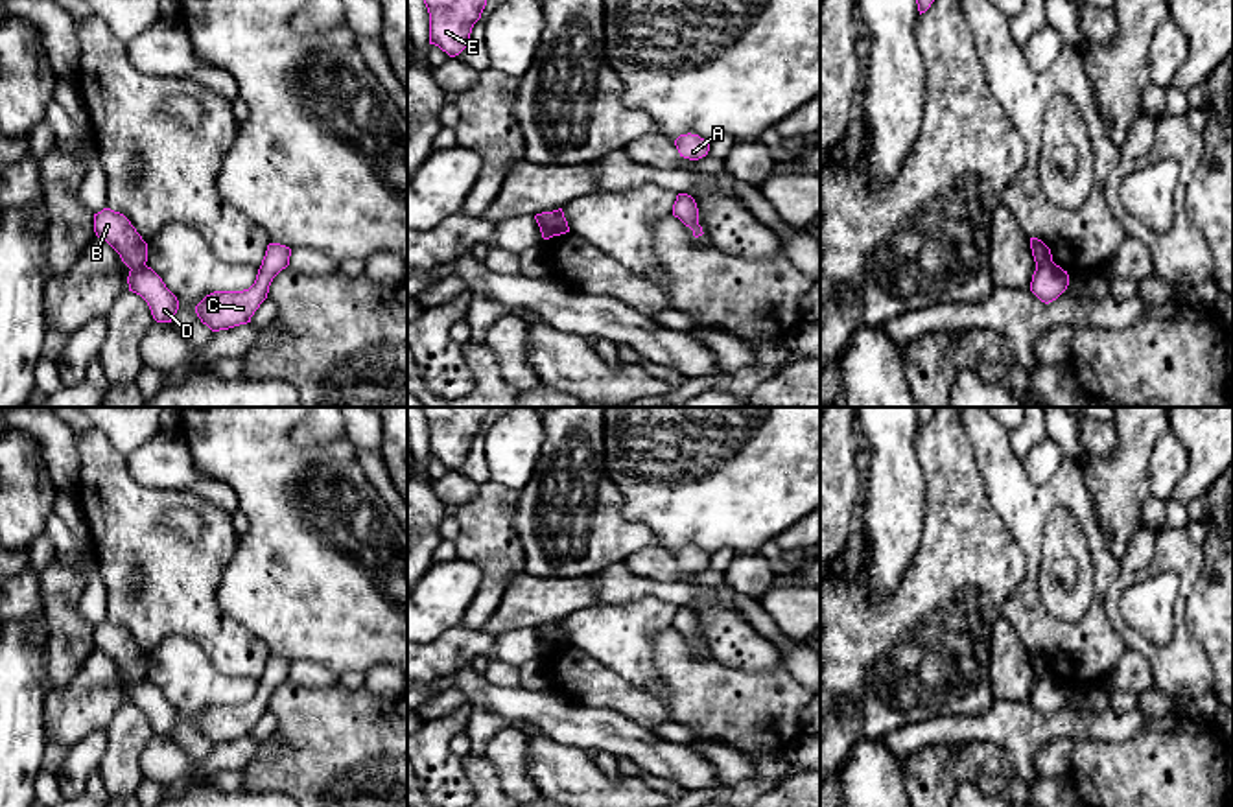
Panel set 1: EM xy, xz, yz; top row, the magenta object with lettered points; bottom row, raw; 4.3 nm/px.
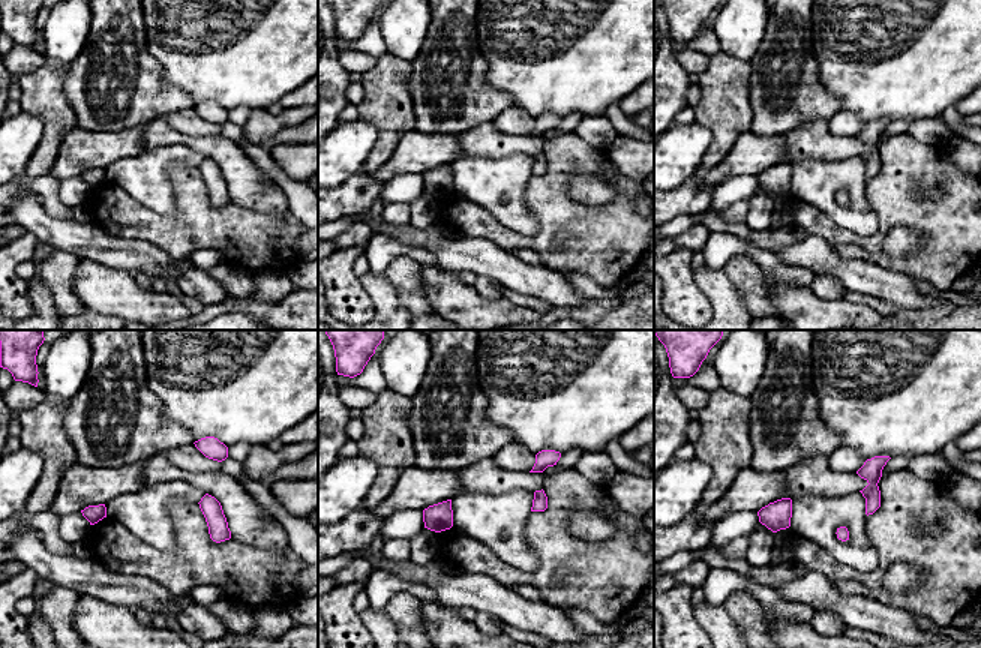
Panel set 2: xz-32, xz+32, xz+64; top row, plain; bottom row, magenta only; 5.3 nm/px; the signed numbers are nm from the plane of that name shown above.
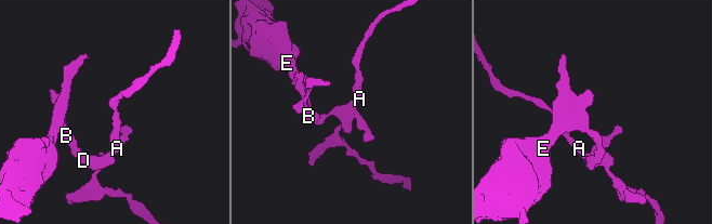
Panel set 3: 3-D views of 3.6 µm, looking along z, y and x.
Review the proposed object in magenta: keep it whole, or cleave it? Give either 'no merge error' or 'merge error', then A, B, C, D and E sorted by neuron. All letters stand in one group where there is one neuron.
merge error; A C D / B E

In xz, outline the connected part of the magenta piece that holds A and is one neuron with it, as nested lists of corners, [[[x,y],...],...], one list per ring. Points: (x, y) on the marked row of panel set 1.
[[[691,133],[680,134],[675,140],[675,146],[676,146],[680,157],[689,158],[689,160],[699,160],[699,158],[706,157],[710,151],[710,142],[706,142],[699,134],[691,134]]]

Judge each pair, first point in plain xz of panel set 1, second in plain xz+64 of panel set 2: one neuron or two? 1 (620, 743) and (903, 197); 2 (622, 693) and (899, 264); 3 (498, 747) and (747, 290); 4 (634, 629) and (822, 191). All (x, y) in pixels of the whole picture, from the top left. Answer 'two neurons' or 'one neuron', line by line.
1: two neurons
2: one neuron
3: one neuron
4: one neuron

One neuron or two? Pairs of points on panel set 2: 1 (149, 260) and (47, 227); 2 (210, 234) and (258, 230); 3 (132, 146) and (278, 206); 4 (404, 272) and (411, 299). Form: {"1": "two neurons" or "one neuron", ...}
{"1": "one neuron", "2": "one neuron", "3": "two neurons", "4": "one neuron"}

